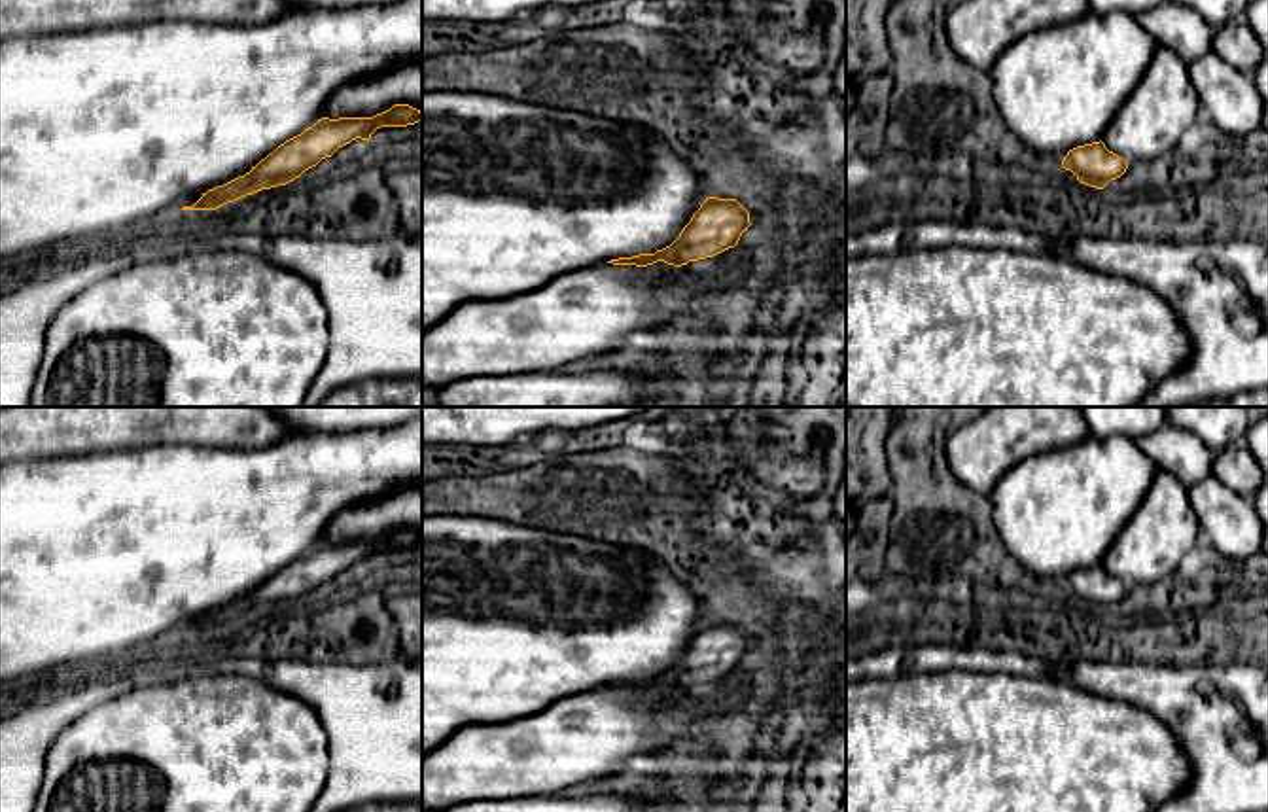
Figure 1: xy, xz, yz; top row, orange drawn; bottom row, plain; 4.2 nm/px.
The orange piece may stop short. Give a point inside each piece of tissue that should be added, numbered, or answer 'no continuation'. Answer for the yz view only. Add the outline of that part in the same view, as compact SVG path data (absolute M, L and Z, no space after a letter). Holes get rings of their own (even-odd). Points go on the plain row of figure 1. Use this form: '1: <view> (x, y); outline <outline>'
no continuation

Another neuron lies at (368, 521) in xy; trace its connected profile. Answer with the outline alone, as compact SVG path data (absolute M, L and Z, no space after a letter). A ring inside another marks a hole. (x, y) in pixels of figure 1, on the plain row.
M422 485L346 507L331 519L322 541L373 541L394 528L409 528L422 538Z

